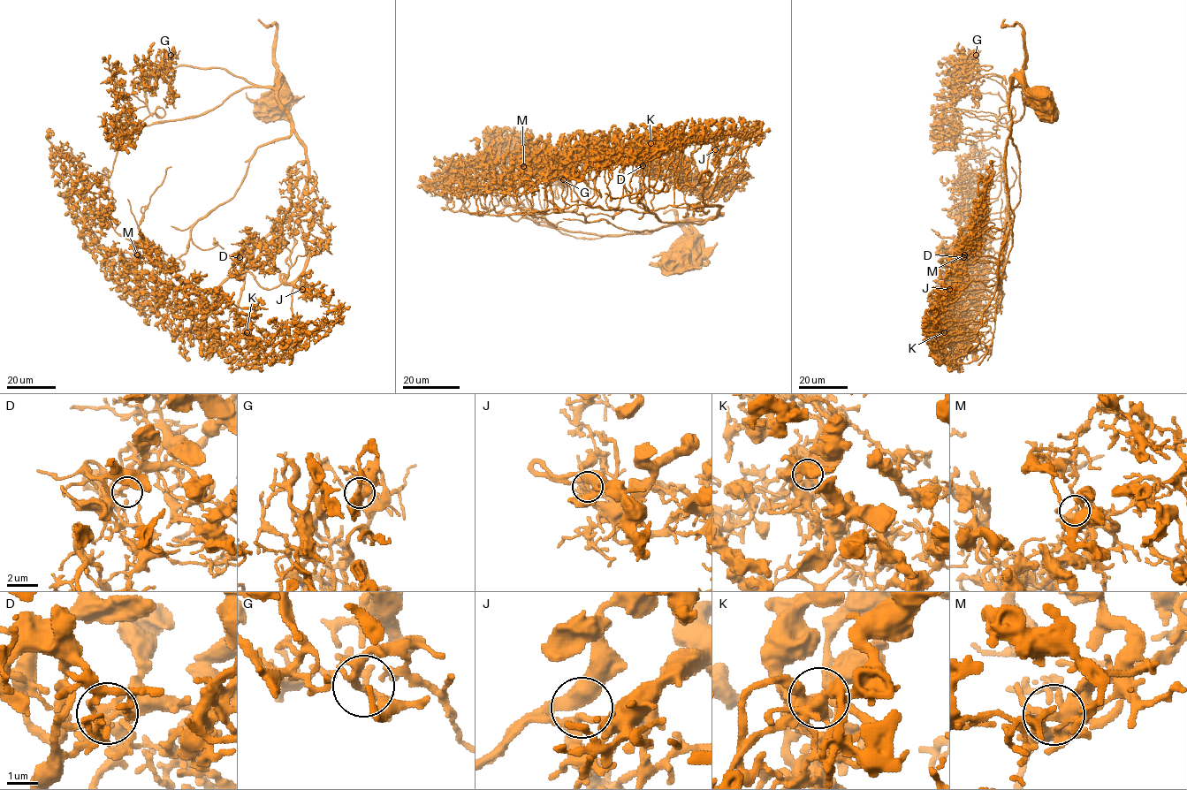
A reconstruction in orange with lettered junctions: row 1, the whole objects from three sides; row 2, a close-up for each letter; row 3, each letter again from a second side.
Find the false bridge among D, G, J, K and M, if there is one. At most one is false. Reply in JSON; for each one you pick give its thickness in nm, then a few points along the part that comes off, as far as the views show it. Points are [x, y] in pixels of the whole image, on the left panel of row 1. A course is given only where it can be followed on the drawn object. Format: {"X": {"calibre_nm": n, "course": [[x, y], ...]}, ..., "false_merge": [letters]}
{"false_merge": []}

